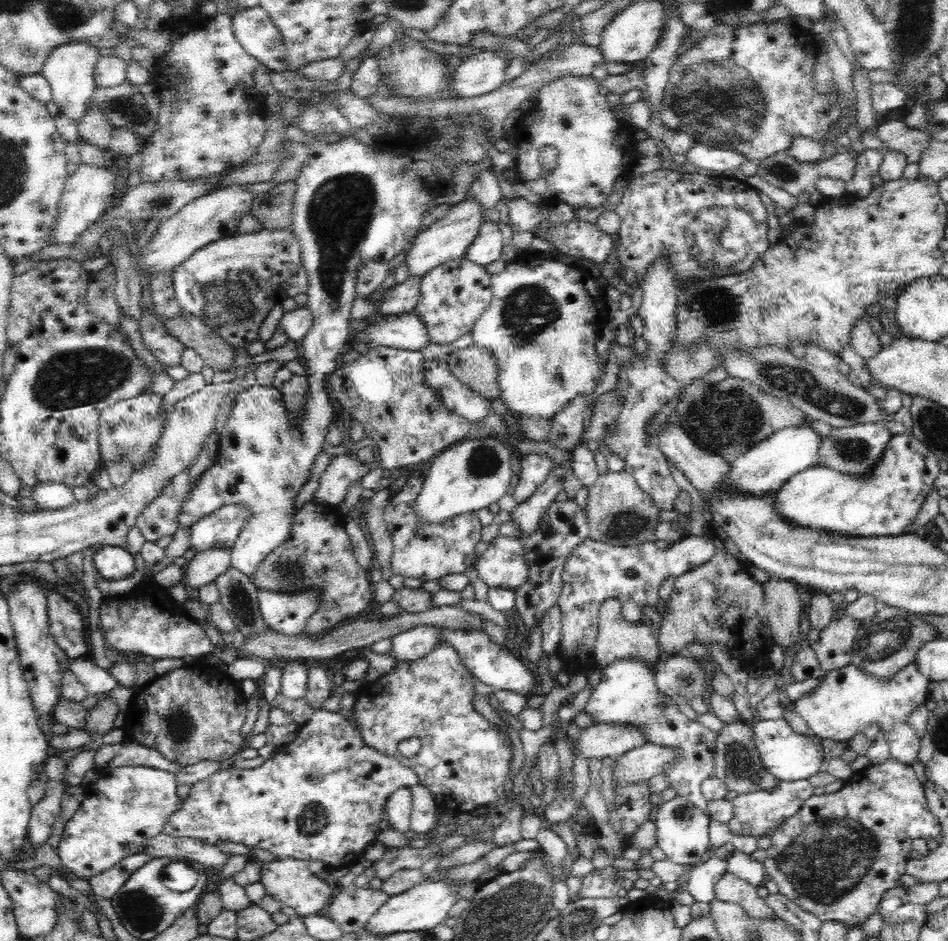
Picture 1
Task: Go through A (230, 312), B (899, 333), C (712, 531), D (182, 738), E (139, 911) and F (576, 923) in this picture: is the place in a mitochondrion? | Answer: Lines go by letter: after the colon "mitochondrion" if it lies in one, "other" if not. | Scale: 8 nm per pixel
A: mitochondrion
B: other
C: other
D: mitochondrion
E: mitochondrion
F: mitochondrion

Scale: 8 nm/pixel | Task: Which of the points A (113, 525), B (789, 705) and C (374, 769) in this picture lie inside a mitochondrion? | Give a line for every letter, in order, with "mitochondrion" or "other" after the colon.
A: other
B: other
C: other

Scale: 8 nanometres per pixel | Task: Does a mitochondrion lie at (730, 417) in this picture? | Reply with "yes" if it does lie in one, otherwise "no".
yes

